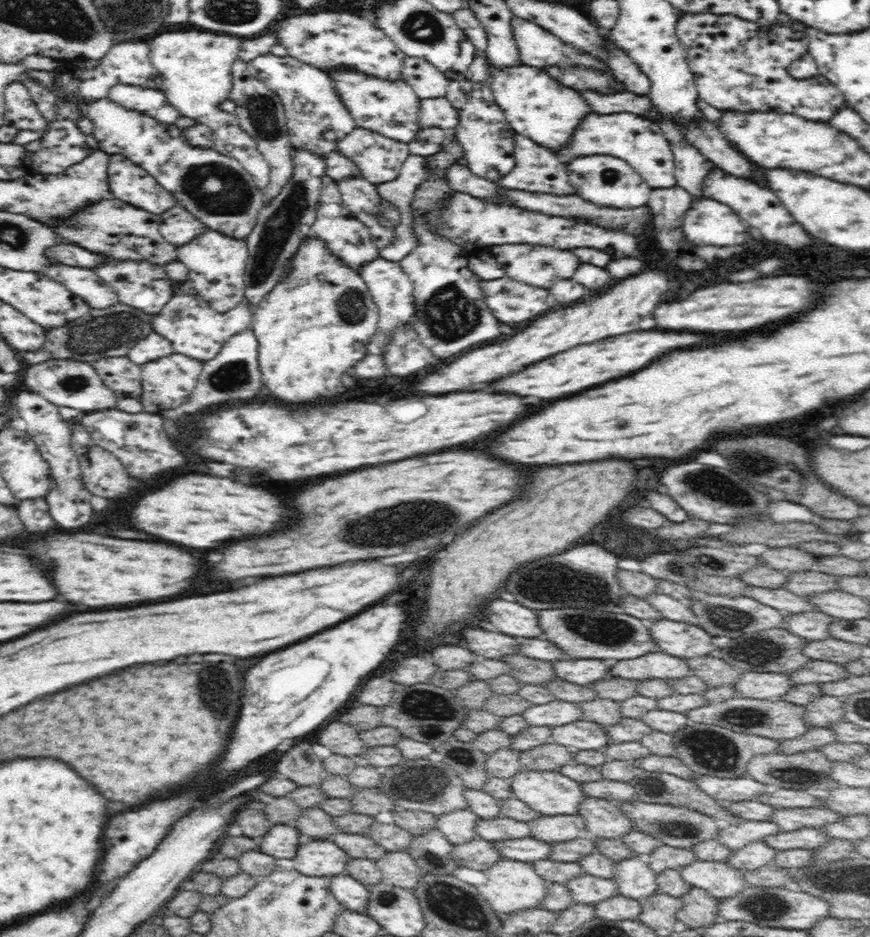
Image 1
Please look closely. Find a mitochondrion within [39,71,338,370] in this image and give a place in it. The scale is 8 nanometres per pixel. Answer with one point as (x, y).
(269, 248)

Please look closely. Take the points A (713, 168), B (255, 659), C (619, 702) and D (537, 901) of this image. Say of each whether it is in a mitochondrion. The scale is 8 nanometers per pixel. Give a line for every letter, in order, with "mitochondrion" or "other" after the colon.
A: other
B: other
C: other
D: other

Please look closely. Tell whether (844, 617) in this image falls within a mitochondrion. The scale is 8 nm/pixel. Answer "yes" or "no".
no

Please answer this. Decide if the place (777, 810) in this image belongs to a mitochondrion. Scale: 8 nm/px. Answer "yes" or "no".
no

